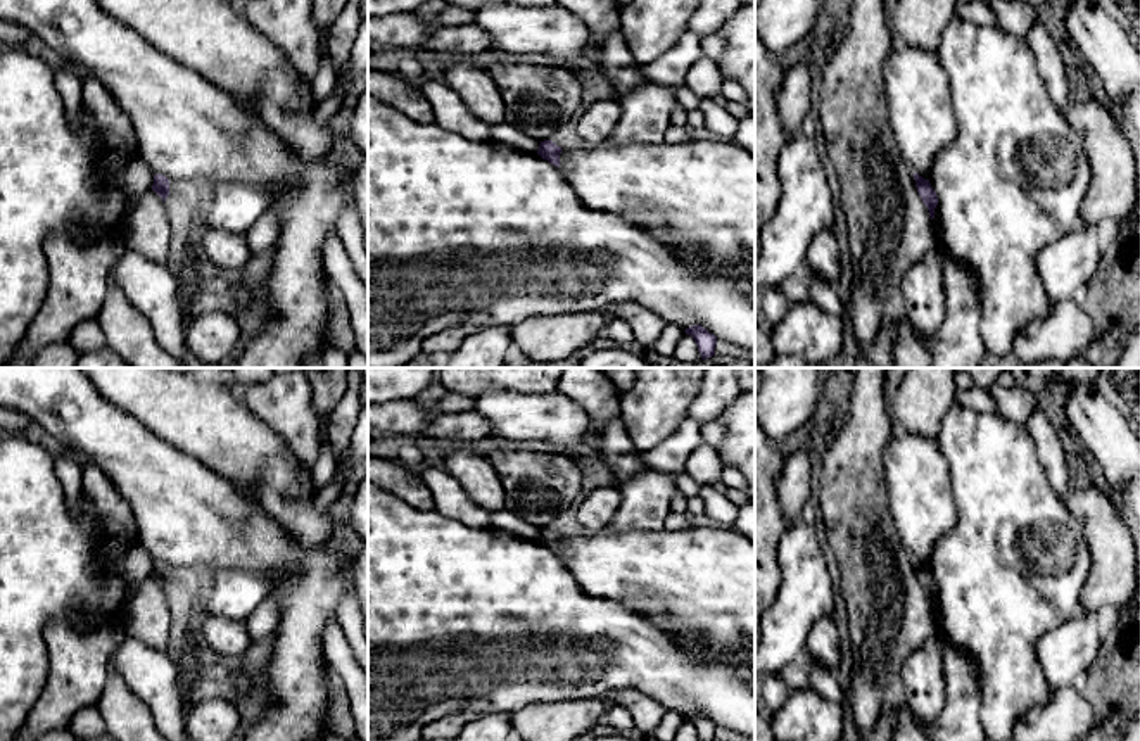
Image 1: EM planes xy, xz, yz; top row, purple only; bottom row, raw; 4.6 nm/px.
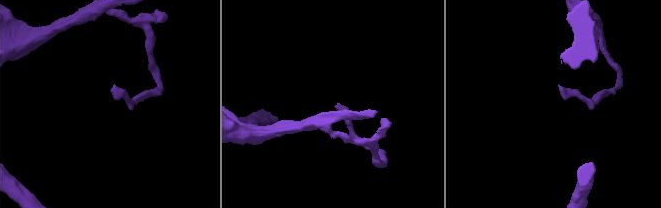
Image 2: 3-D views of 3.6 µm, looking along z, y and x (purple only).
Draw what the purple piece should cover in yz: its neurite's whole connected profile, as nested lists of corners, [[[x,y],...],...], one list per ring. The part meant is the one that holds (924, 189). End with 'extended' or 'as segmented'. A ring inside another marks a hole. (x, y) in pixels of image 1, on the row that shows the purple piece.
[[[914,173],[914,180],[915,180],[917,192],[919,192],[924,206],[928,207],[931,219],[933,219],[934,218],[934,209],[938,206],[936,192],[933,190],[929,180],[924,180],[917,173]]] | as segmented

